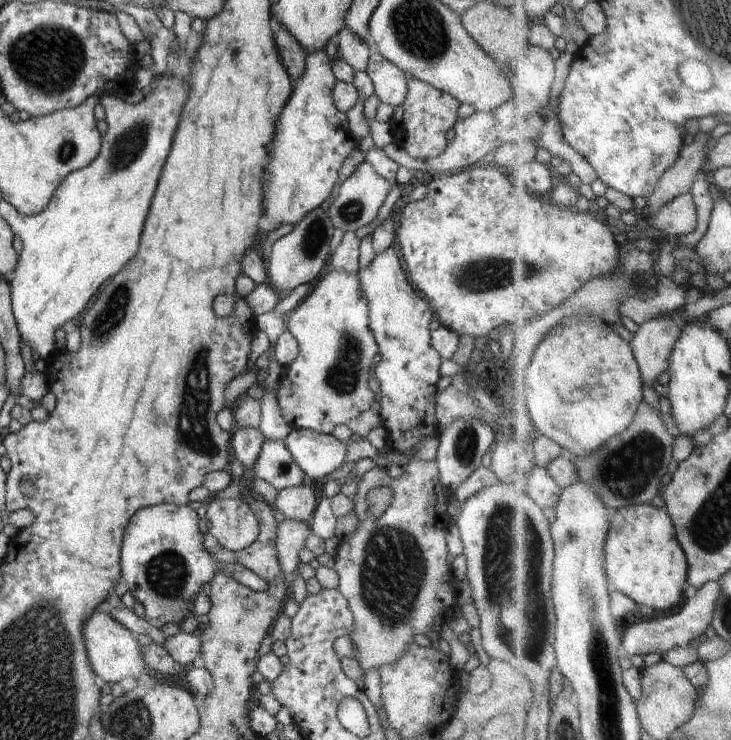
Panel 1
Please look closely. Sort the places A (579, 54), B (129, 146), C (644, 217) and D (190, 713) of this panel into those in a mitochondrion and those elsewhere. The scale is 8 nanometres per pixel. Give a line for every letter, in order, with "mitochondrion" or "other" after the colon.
A: other
B: mitochondrion
C: other
D: other

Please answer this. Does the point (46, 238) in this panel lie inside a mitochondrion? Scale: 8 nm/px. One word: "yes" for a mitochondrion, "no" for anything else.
no

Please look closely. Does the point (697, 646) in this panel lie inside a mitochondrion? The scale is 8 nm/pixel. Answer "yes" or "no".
no

